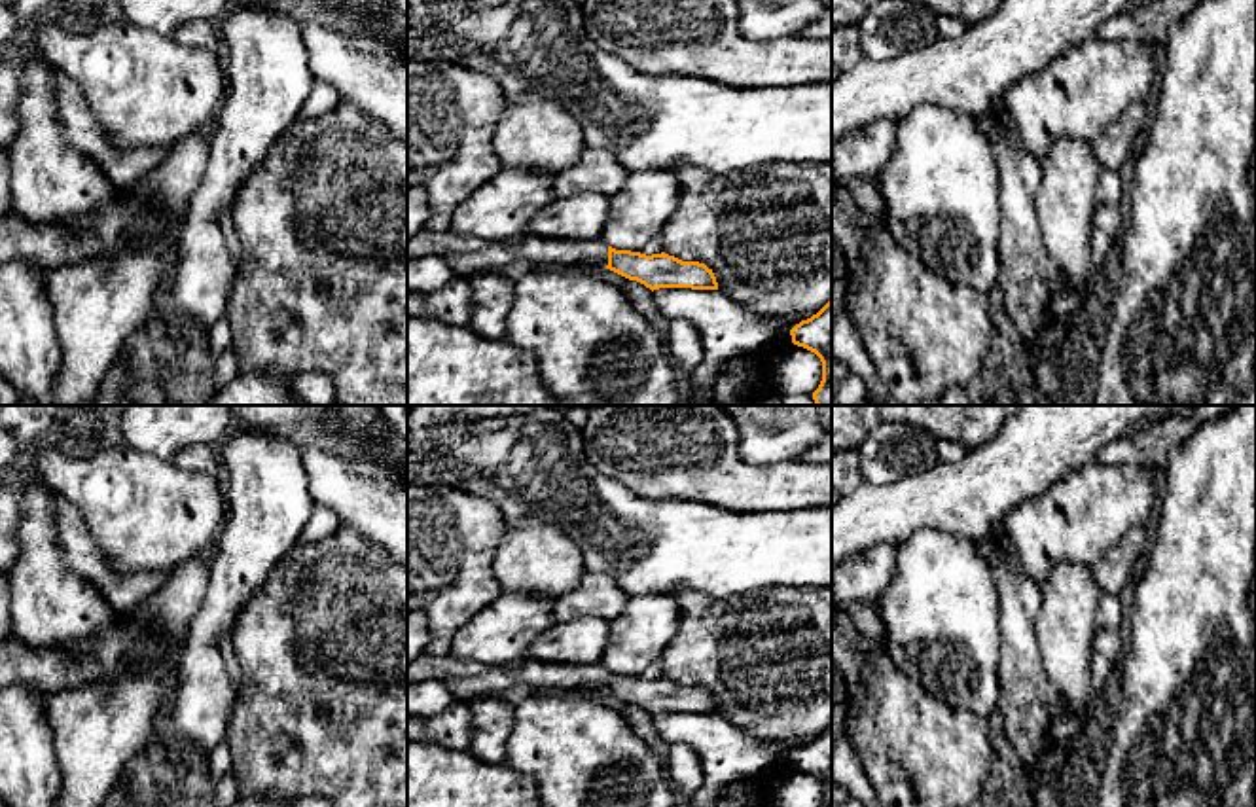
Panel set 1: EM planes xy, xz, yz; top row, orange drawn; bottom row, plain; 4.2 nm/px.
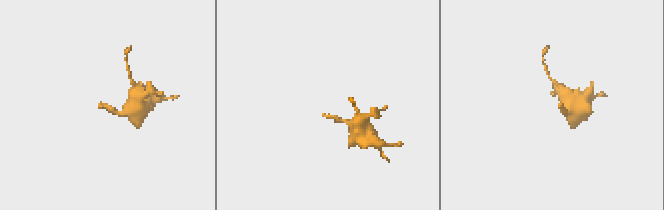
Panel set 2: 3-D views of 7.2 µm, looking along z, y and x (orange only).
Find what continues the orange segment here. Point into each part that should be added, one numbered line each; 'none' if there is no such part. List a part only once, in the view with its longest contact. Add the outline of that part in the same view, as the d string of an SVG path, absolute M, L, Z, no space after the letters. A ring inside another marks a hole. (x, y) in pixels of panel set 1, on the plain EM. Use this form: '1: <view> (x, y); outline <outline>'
1: xz (465, 679); outline M424 654L407 665L407 684L422 680L441 680L455 699L470 703L477 695L500 695L513 686L606 693L608 669L602 663L544 663L529 657L493 667Z

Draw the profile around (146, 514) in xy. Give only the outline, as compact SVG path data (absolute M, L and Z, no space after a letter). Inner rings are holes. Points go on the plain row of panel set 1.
M121 443L74 458L57 447L34 453L36 477L70 500L117 574L159 572L205 551L227 515L224 475L186 472Z

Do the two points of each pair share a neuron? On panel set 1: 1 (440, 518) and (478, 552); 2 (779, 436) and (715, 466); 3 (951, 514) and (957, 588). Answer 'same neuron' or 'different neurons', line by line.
1: same neuron
2: different neurons
3: different neurons

